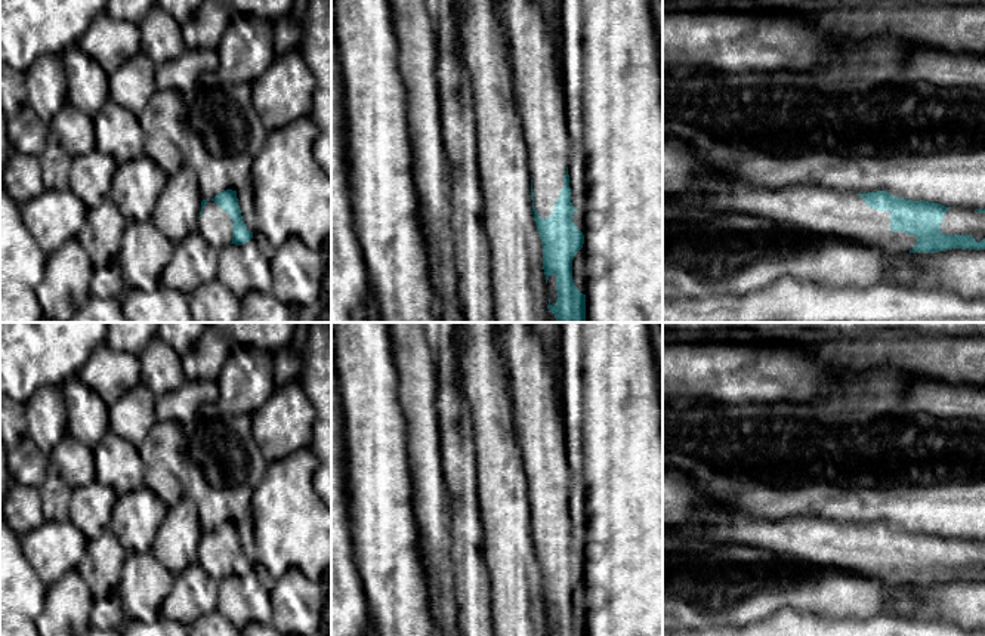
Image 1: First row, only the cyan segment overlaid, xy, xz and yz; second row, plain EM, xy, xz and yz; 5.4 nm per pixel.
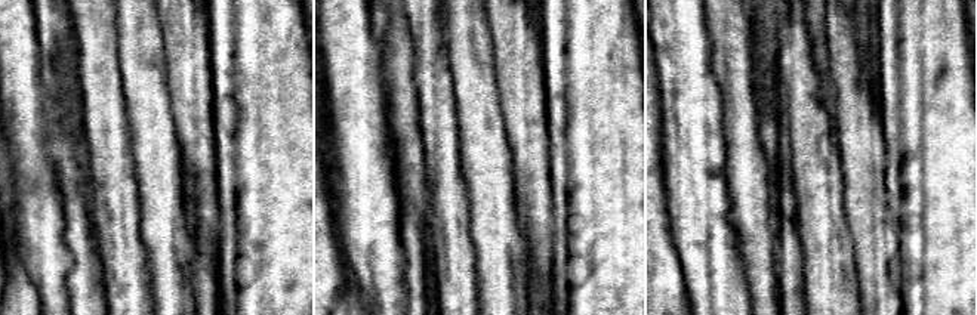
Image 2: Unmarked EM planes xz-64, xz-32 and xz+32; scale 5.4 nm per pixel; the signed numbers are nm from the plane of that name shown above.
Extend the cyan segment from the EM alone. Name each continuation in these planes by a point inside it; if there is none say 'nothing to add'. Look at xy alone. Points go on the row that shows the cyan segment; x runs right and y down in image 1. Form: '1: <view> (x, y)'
1: xy (215, 225)

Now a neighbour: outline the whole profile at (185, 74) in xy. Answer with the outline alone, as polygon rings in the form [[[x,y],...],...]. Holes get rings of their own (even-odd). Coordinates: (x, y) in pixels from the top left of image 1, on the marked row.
[[[186,49],[179,58],[157,68],[155,89],[176,90],[189,99],[209,77],[213,77],[217,67],[216,49]]]

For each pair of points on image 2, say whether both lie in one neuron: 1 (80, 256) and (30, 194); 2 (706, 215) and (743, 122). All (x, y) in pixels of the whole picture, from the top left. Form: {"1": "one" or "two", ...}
{"1": "two", "2": "two"}

